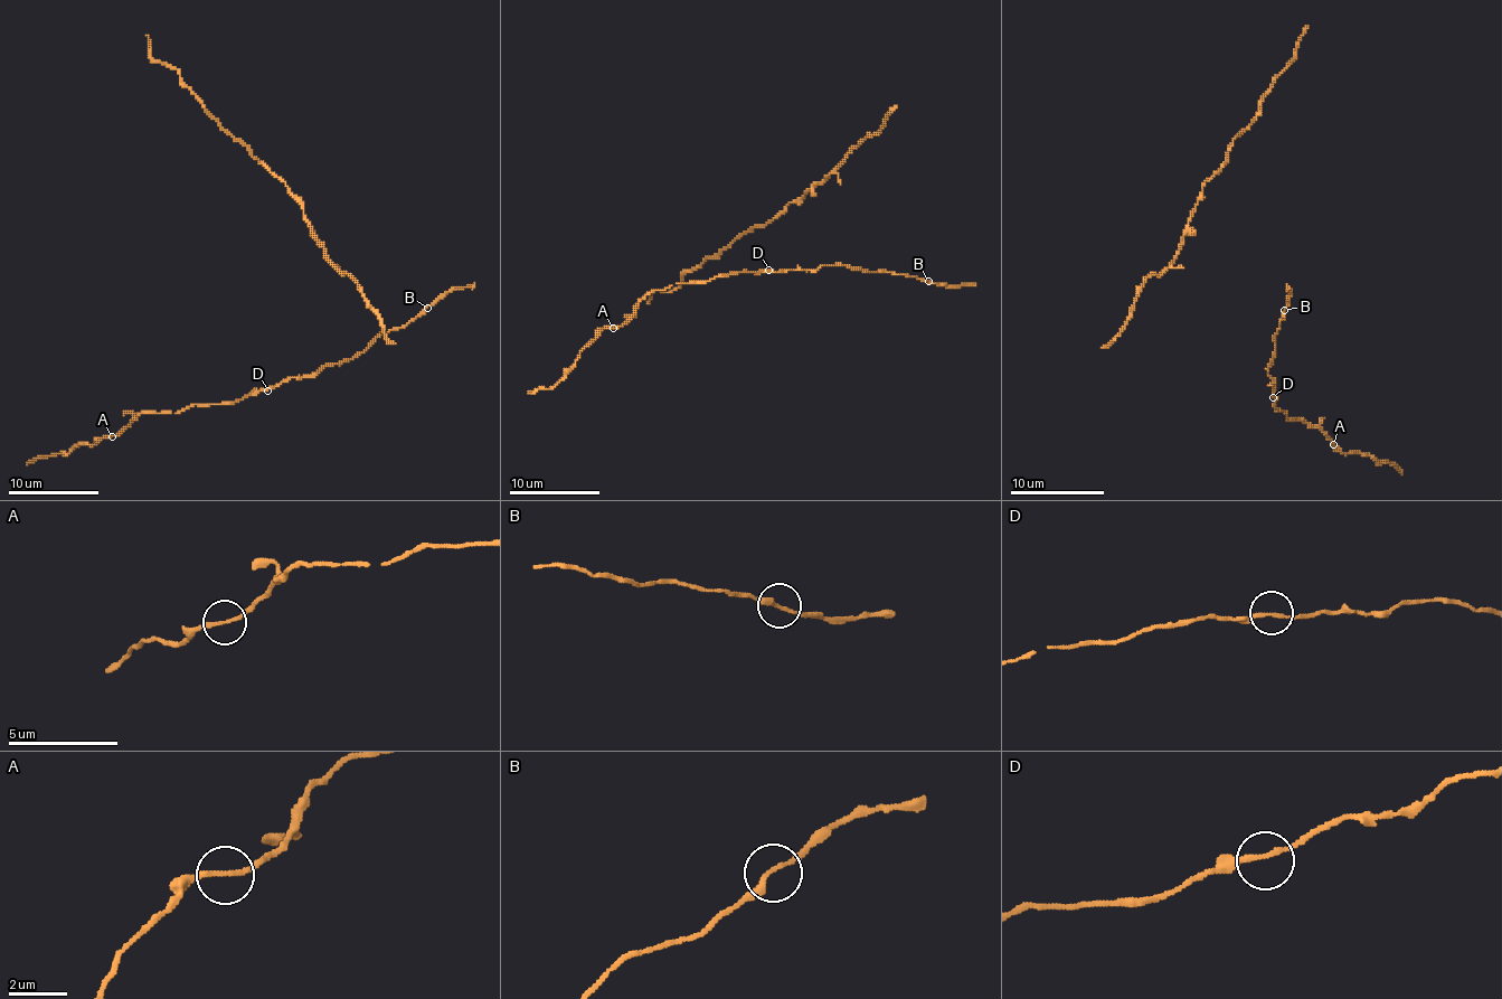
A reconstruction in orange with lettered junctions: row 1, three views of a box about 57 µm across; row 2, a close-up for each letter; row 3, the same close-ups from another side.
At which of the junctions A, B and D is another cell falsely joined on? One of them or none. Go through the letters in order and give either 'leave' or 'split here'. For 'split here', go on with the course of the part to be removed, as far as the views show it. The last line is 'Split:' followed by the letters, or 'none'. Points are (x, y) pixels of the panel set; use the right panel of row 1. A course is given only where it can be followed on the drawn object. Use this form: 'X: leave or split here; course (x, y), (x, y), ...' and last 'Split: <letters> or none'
A: leave
B: leave
D: leave
Split: none

